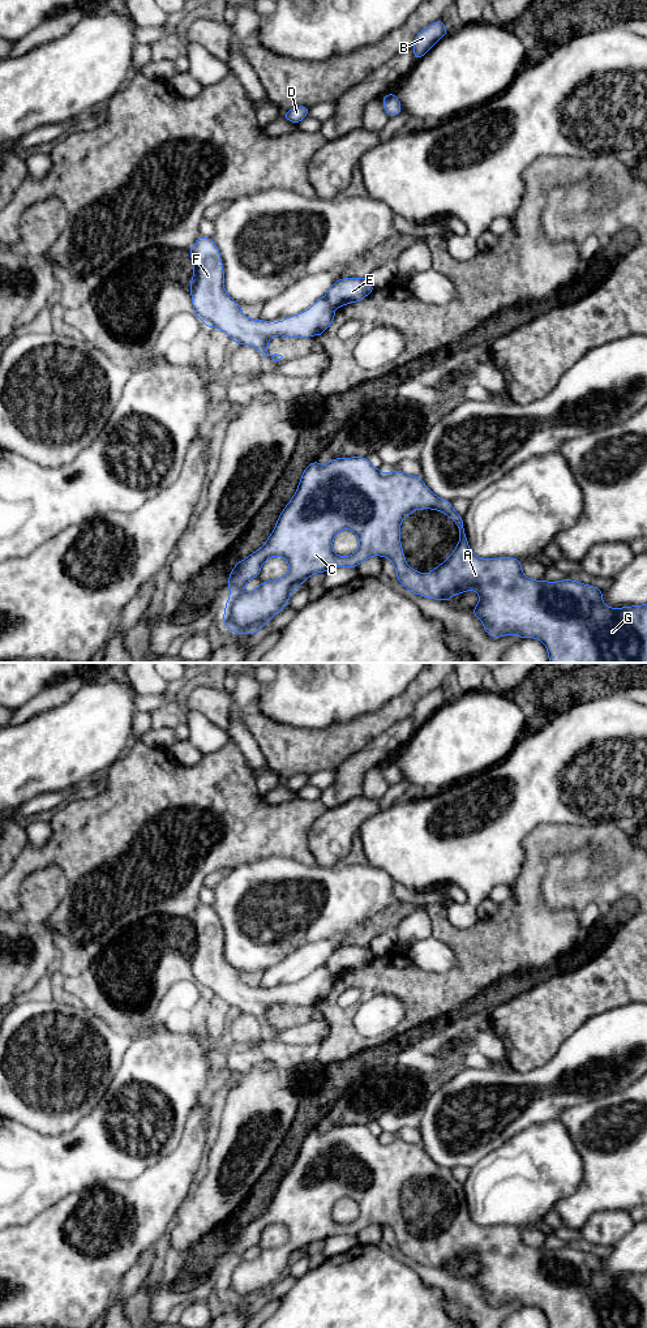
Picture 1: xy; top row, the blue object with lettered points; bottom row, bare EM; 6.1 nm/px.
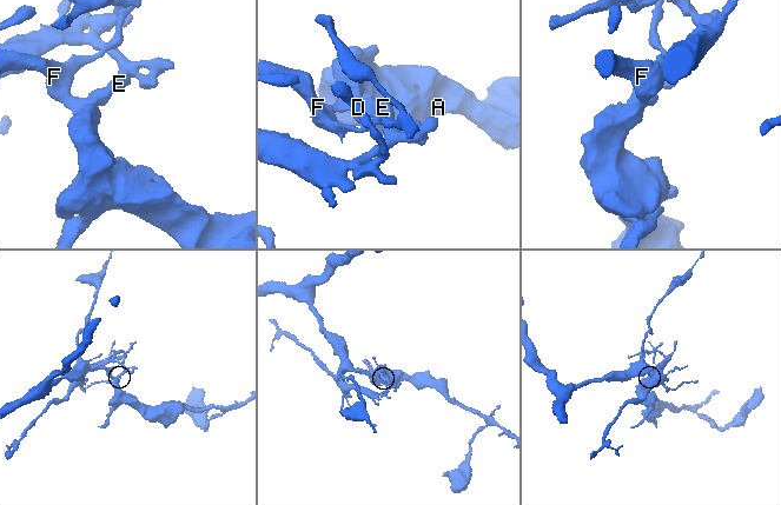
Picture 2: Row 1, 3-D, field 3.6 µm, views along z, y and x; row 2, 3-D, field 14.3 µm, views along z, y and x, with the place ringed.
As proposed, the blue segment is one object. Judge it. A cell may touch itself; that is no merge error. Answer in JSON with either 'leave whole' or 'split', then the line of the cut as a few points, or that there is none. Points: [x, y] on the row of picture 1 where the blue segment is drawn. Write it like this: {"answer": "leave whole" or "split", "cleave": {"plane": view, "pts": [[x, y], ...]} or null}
{"answer": "split", "cleave": {"plane": "xy", "pts": [[325, 296], [333, 305]]}}

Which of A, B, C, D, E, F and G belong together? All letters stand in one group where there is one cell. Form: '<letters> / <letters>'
A B C F G / D E

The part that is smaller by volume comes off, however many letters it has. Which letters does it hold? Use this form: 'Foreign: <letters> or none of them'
Foreign: D, E

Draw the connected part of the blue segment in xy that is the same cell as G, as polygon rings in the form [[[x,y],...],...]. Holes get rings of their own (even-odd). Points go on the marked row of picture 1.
[[[364,457],[335,458],[324,466],[314,460],[305,467],[297,490],[284,506],[266,543],[247,558],[237,561],[232,569],[227,582],[231,595],[223,613],[224,625],[232,633],[245,635],[258,633],[288,604],[292,591],[310,575],[334,567],[357,567],[373,556],[387,557],[395,566],[397,579],[400,584],[419,596],[446,601],[454,595],[470,590],[476,591],[480,600],[471,613],[483,622],[485,633],[490,638],[501,638],[509,634],[515,634],[518,638],[536,638],[544,643],[549,663],[647,663],[647,604],[613,609],[603,603],[603,590],[595,586],[567,578],[550,583],[544,578],[534,581],[522,573],[522,561],[518,558],[477,557],[470,549],[463,517],[453,509],[450,501],[436,496],[421,477],[395,468],[391,472],[382,474]],[[421,509],[444,513],[455,522],[459,530],[459,543],[453,553],[441,565],[432,569],[429,574],[423,574],[408,566],[400,544],[400,522],[412,511]],[[344,528],[354,531],[359,537],[359,549],[347,557],[338,556],[333,551],[334,537]],[[277,556],[288,561],[287,574],[279,579],[261,582],[257,590],[245,592],[245,583],[252,578],[258,578],[263,562]]]

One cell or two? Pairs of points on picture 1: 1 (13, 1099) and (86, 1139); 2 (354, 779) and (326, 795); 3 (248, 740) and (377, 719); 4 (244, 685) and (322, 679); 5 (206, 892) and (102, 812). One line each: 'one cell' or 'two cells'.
1: two cells
2: one cell
3: two cells
4: two cells
5: two cells

